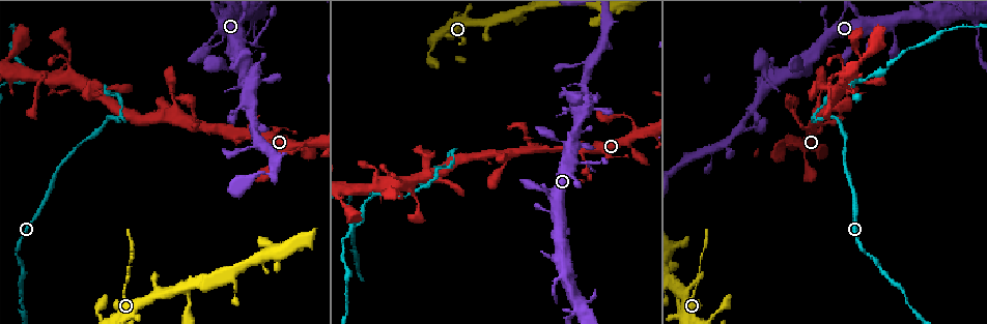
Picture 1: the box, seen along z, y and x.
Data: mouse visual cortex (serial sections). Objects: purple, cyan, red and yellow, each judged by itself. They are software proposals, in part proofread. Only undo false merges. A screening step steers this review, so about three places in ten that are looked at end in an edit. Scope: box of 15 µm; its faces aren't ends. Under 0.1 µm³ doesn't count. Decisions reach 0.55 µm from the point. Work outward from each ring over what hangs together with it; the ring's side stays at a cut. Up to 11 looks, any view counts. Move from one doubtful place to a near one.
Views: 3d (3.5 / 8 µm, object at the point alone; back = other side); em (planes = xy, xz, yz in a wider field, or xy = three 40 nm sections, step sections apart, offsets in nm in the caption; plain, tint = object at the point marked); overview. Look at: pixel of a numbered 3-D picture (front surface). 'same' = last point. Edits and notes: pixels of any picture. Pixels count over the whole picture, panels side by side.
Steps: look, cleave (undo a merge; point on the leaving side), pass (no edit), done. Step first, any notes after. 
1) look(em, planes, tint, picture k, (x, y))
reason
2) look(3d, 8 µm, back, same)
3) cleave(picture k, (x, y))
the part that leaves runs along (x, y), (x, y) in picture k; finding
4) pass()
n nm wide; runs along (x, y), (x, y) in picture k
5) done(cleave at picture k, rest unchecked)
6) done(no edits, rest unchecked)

look(3d, 3.5 µm, back, picture 1, (414, 195))
a narrow waist

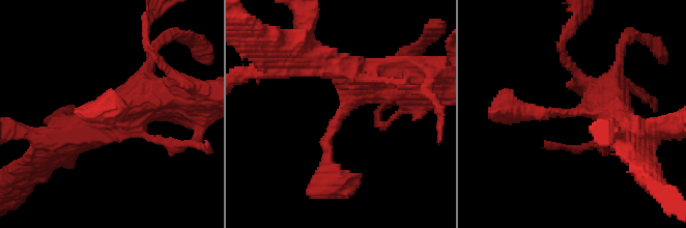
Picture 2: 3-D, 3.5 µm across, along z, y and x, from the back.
look(em, xy, step 5, tint, picture 2, (565, 113))

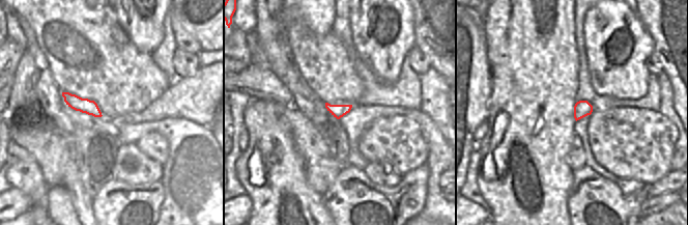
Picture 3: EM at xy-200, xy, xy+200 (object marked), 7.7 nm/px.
look(em, xy, step 2, tint, same)
cut it another way

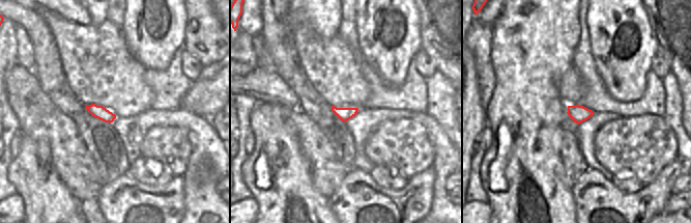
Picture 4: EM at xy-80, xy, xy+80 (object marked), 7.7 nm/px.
pass()
110 nm wide; runs along (619, 121), (610, 112), (505, 109) in picture 2; one cell here

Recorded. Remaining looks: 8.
look(em, planes, tint, picture 1, (815, 117))
abrupt turn

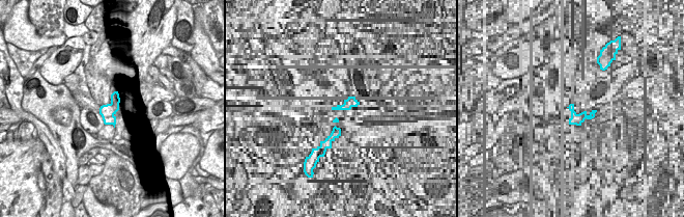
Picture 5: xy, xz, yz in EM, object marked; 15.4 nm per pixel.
look(3d, 3.5 µm, same)
see where the arms go

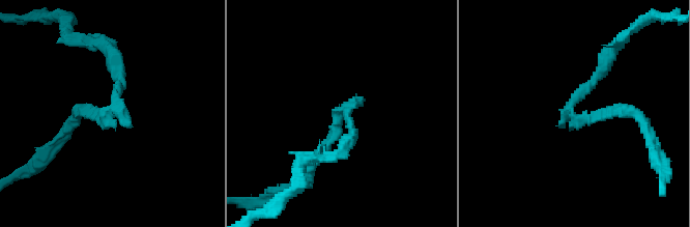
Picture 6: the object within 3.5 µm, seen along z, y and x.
cleave(picture 6, (120, 72))
240 nm wide; the part that leaves runs along (114, 104), (114, 56), (79, 40) in picture 6; a second cell is stuck on

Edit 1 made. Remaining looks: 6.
look(overview)

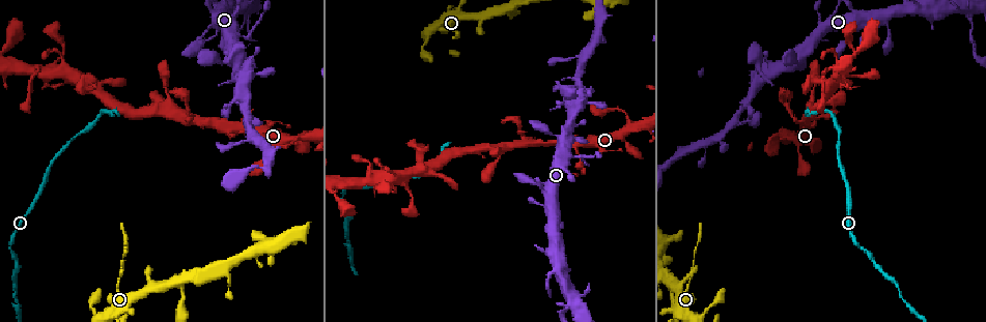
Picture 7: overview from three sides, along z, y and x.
look(3d, 8 µm, back, picture 7, (668, 290))
sharp bend

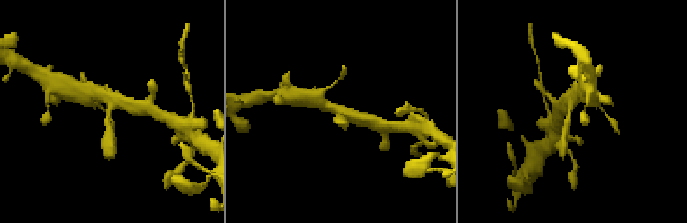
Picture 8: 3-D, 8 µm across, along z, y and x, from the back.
look(3d, 3.5 µm, picture 8, (569, 107))
zoom in

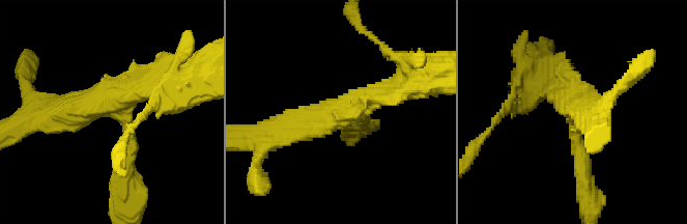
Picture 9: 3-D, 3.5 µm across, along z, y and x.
look(em, xy, step 2, tint, picture 9, (355, 112))
3 arms; arms of 250, 250, 400 nm

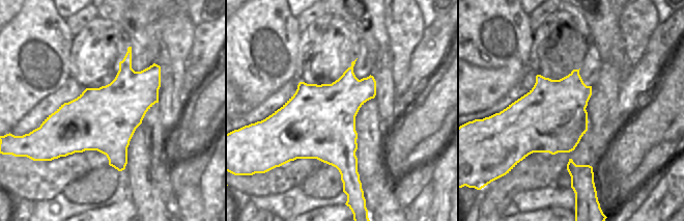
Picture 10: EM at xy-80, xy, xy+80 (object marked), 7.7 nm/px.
pass()
runs along (66, 113), (124, 110), (124, 176) in picture 9; continuous, no second cell

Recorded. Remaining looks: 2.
look(3d, 3.5 µm, picture 7, (246, 119))
sharp bend

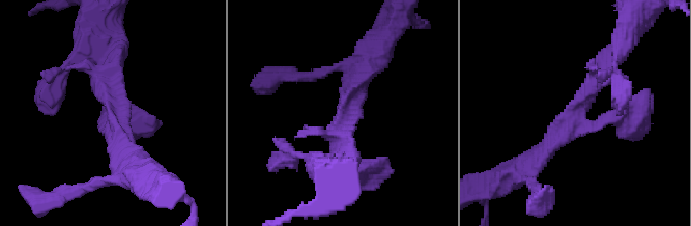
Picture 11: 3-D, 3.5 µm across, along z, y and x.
look(em, xy, step 1, tint, picture 11, (579, 113))
3 arms; arms of 200, 250, 250 nm

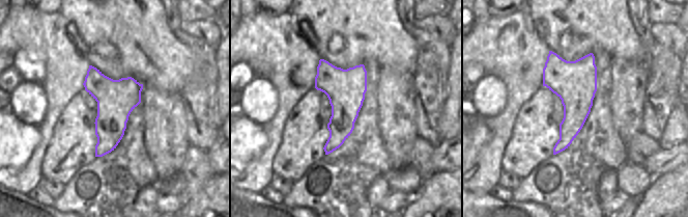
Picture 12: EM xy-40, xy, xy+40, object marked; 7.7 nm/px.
pass()
300 nm wide; runs along (614, 57), (580, 111), (533, 165) in picture 11; continuous, no second cell

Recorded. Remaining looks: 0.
done(cleave at picture 6, rest unchecked)

